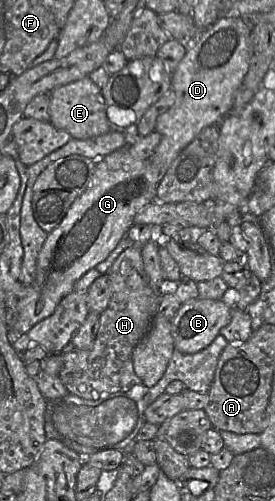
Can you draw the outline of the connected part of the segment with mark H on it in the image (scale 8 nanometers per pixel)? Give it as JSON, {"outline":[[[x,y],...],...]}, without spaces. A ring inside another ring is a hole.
{"outline":[[[136,244],[127,247],[106,273],[110,283],[110,301],[107,308],[99,314],[99,327],[92,347],[86,350],[70,349],[60,353],[63,365],[58,377],[70,394],[86,400],[97,400],[104,393],[127,392],[134,386],[143,385],[134,371],[133,351],[151,326],[162,292],[155,291],[146,279],[141,248],[142,246]]]}

